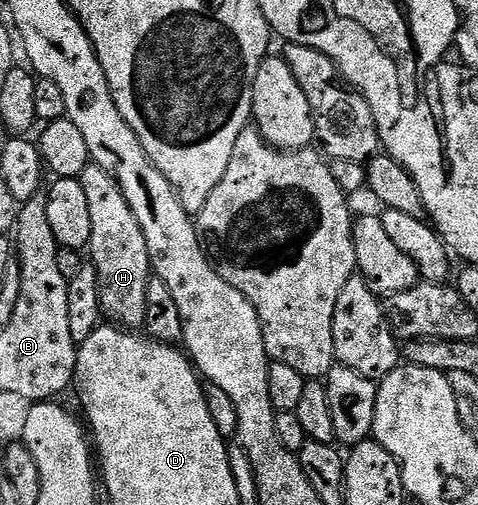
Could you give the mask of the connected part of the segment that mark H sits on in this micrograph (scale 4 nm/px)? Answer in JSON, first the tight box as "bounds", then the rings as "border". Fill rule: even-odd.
{"bounds":[80,164,151,328],"border":[[[86,164],[80,180],[83,192],[87,194],[87,208],[91,210],[91,234],[87,255],[89,254],[88,261],[97,269],[102,315],[110,323],[122,328],[144,327],[151,267],[139,220],[135,220],[115,179],[103,172],[103,168]]]}

